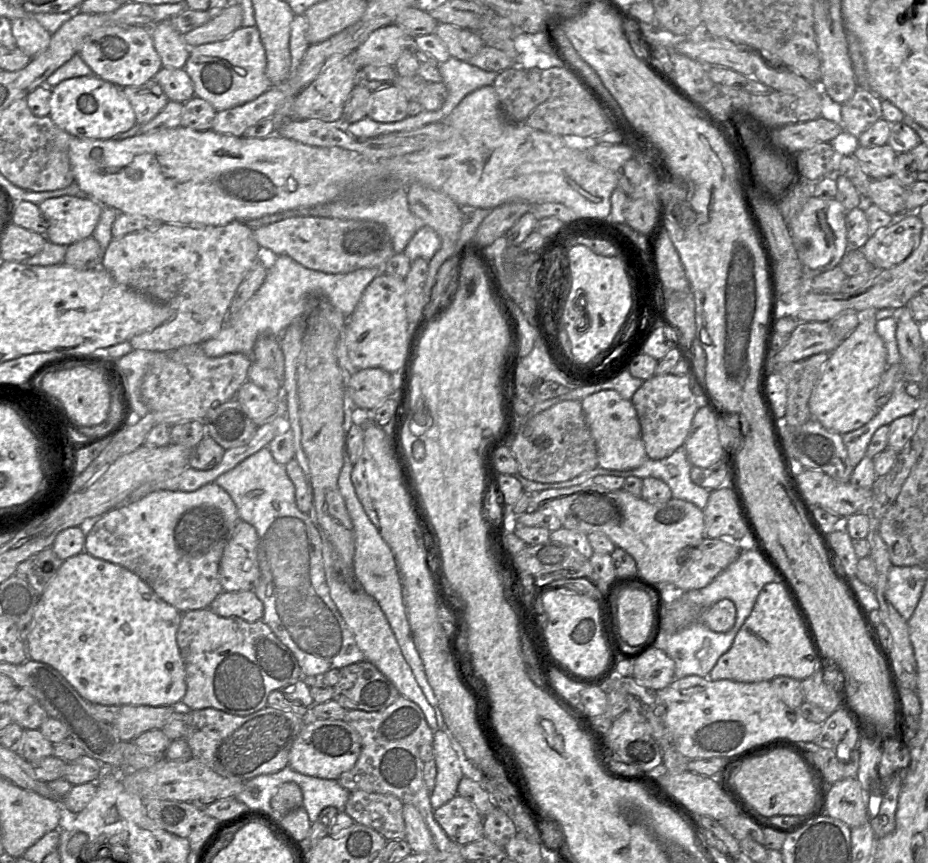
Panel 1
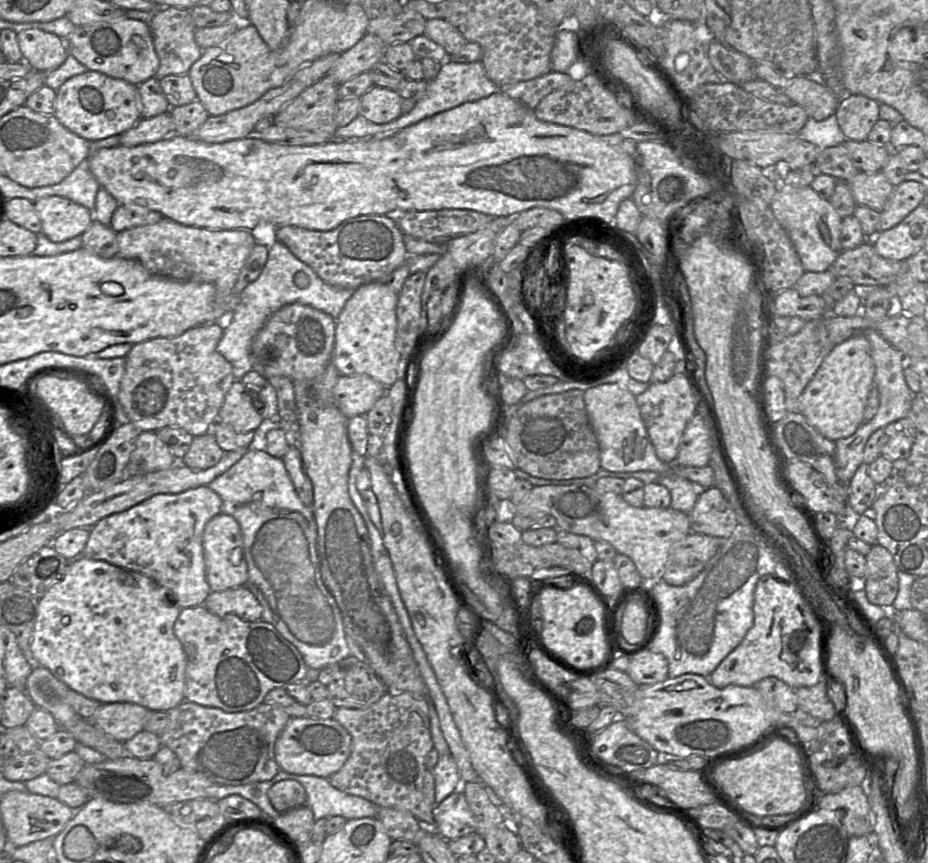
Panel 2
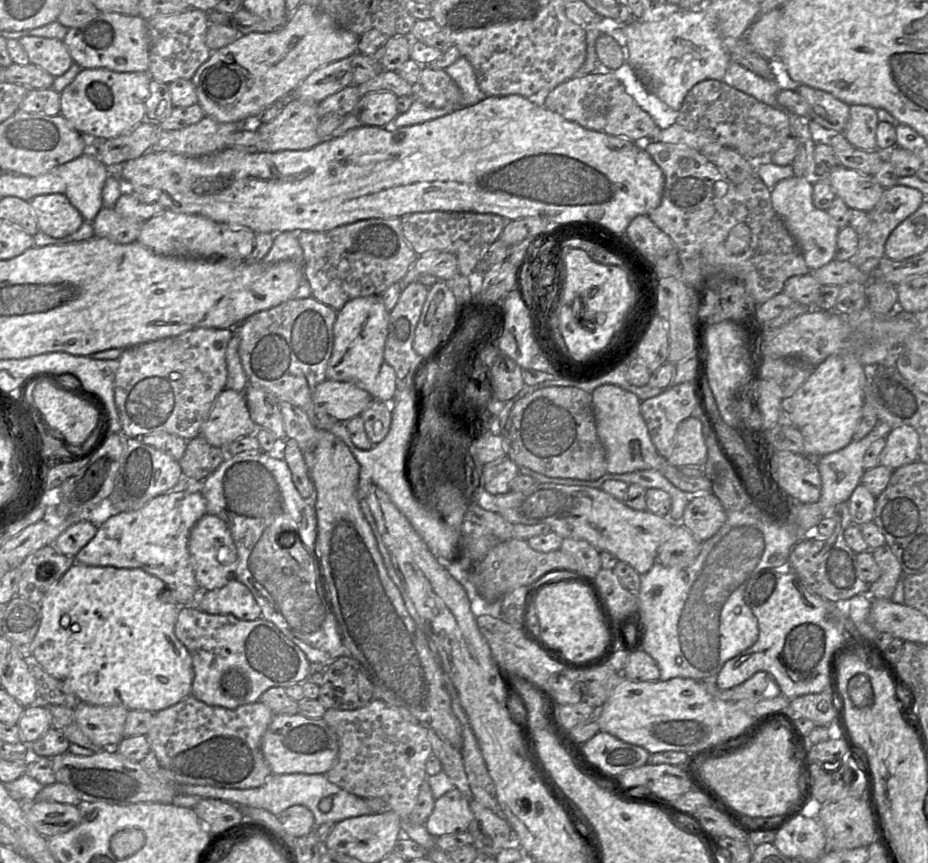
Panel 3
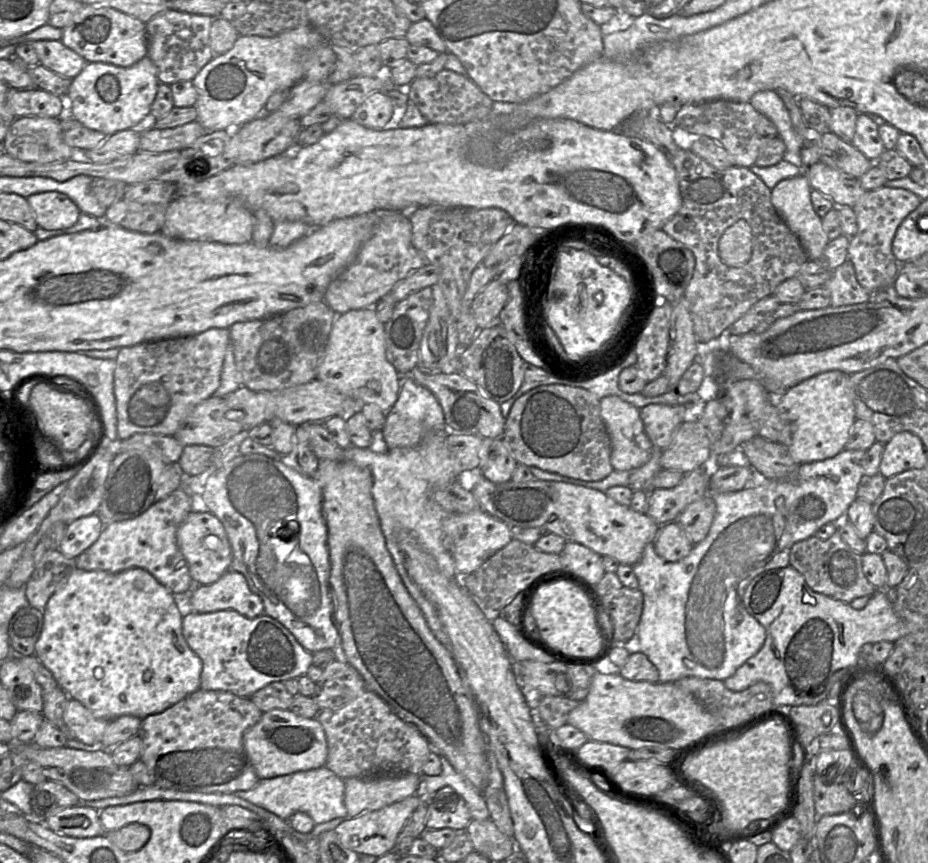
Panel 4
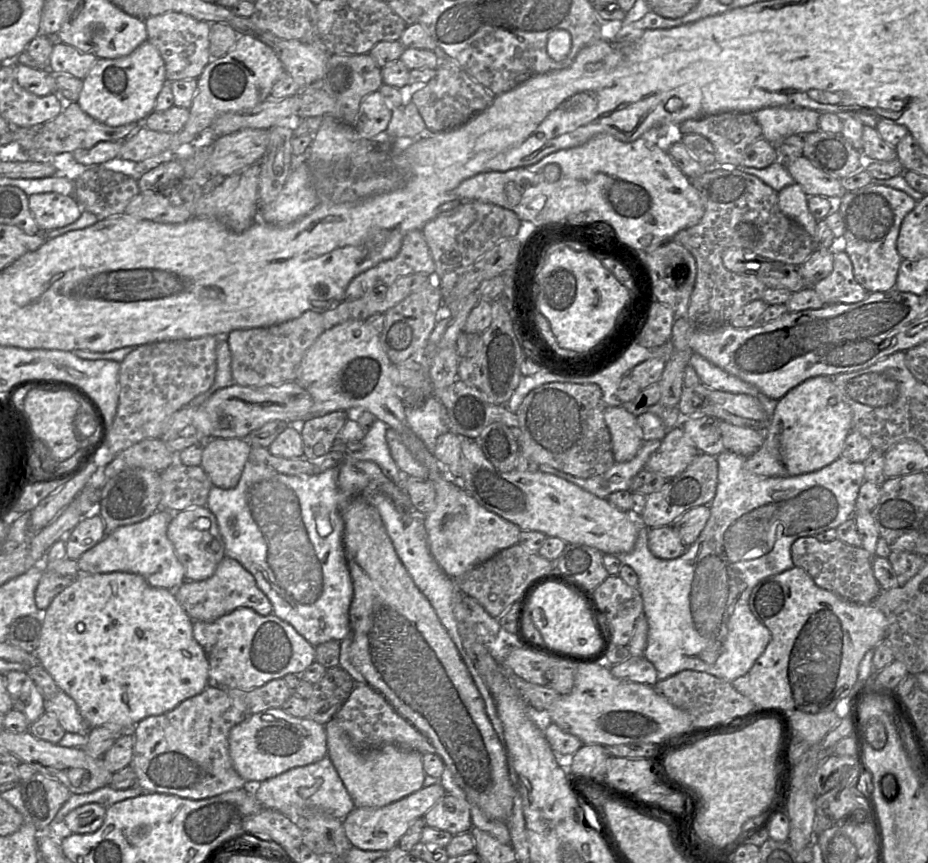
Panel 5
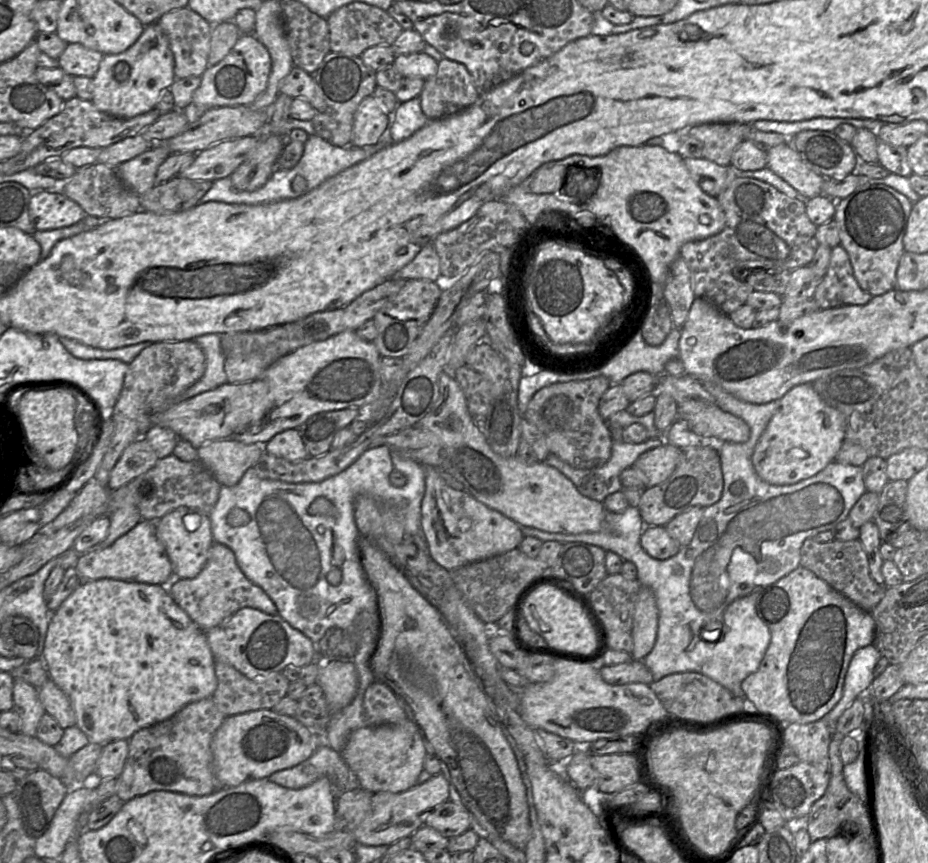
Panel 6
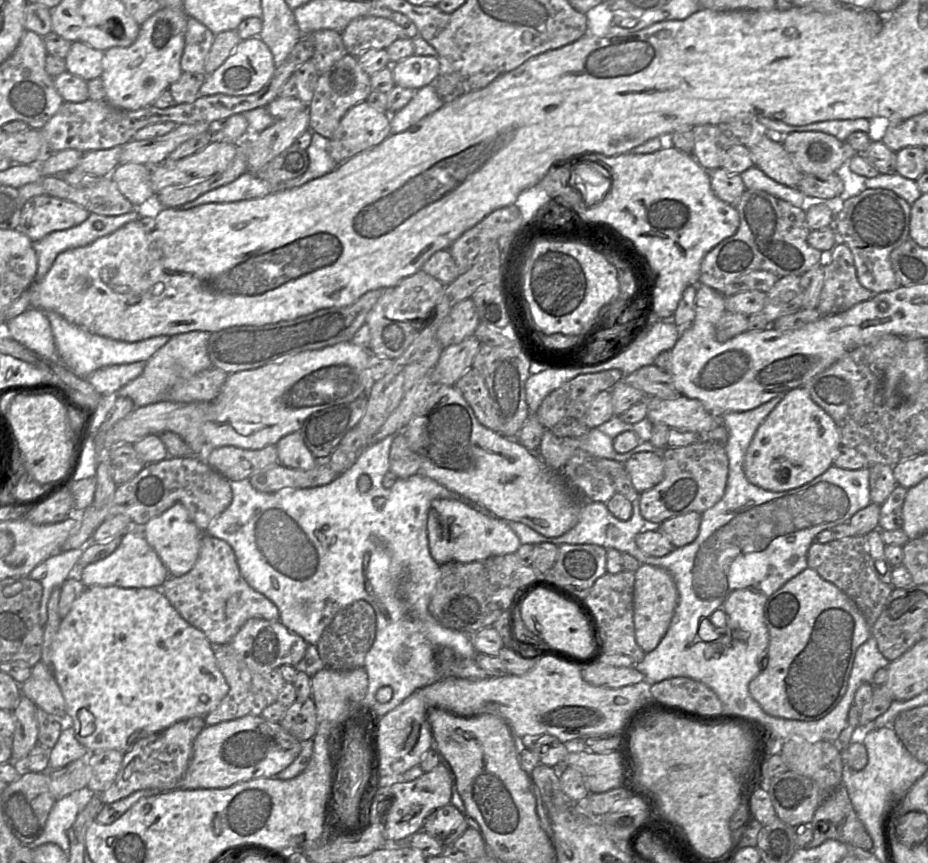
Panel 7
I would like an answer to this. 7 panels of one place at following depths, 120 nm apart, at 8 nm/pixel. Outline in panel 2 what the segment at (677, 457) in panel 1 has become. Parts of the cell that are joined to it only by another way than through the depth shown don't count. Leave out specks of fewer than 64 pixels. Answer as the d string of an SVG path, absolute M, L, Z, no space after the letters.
M519 468L513 470L517 478L529 481L534 487L547 485L568 486L595 484L597 480L603 477L613 477L624 480L632 477L642 481L644 484L659 483L664 485L671 493L670 507L686 514L689 514L692 511L700 491L707 489L698 484L694 484L687 478L674 472L672 469L670 473L657 473L653 471L610 472L601 468L596 474L590 477L561 480L534 477Z

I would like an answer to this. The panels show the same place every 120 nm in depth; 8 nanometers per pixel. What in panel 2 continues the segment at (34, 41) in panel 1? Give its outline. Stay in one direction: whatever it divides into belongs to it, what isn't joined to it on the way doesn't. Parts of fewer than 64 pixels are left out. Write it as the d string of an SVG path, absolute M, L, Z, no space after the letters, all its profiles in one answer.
M37 28L18 32L17 41L23 61L34 71L55 70L69 55L65 40Z

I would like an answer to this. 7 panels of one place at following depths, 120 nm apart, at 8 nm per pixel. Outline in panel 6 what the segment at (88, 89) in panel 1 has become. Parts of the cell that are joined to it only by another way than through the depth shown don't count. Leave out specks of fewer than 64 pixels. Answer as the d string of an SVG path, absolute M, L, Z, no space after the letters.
M157 23L145 26L138 40L126 51L104 55L92 78L91 102L100 111L119 118L132 118L155 108L161 94L175 81L174 56Z

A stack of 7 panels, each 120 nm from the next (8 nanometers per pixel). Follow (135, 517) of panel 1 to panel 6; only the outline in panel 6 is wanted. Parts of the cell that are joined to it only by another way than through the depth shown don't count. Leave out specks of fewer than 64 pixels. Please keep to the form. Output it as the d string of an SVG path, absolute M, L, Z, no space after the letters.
M143 519L112 545L101 550L79 554L75 568L84 581L109 578L127 582L166 585L168 588L173 579L171 562L164 546L156 537L156 521Z

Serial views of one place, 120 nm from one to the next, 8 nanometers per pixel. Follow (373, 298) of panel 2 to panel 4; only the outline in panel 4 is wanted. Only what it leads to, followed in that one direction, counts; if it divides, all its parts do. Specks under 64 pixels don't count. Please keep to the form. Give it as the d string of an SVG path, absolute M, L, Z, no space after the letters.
M374 307L336 315L317 379L344 395L376 404L385 413L392 408L398 398L402 374L386 358L384 324L379 321Z

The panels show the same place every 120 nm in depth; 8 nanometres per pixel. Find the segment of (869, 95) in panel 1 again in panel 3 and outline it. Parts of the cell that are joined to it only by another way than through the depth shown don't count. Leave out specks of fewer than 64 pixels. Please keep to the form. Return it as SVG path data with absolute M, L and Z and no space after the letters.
M850 105L849 120L843 132L853 146L862 150L877 149L877 109L867 105Z

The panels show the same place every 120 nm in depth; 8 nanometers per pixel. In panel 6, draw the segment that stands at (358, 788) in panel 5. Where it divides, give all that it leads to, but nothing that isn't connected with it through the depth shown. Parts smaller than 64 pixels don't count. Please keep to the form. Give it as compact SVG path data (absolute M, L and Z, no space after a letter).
M412 718L397 724L366 726L354 730L340 752L355 774L360 788L372 793L404 792L417 783L427 754L424 736Z

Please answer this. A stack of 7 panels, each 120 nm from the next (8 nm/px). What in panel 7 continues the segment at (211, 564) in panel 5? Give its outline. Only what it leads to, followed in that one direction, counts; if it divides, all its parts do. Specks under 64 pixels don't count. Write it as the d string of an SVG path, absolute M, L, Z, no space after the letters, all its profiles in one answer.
M183 504L173 505L159 516L150 519L140 528L143 528L145 539L167 568L170 577L180 577L194 567L205 532L196 526Z

